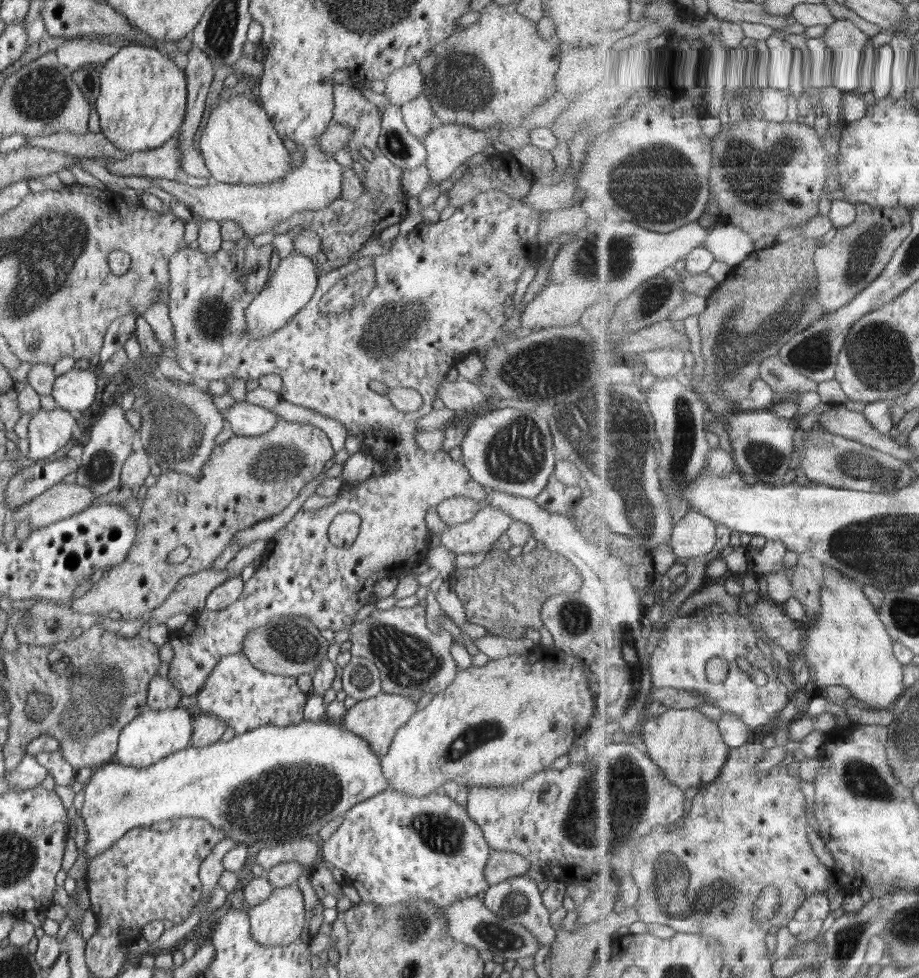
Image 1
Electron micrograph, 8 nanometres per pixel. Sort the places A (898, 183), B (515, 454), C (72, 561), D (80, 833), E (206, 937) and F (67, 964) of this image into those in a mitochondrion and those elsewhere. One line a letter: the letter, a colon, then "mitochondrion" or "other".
A: other
B: mitochondrion
C: other
D: other
E: other
F: other

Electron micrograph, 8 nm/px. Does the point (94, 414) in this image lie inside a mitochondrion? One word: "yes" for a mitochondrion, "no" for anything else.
no

